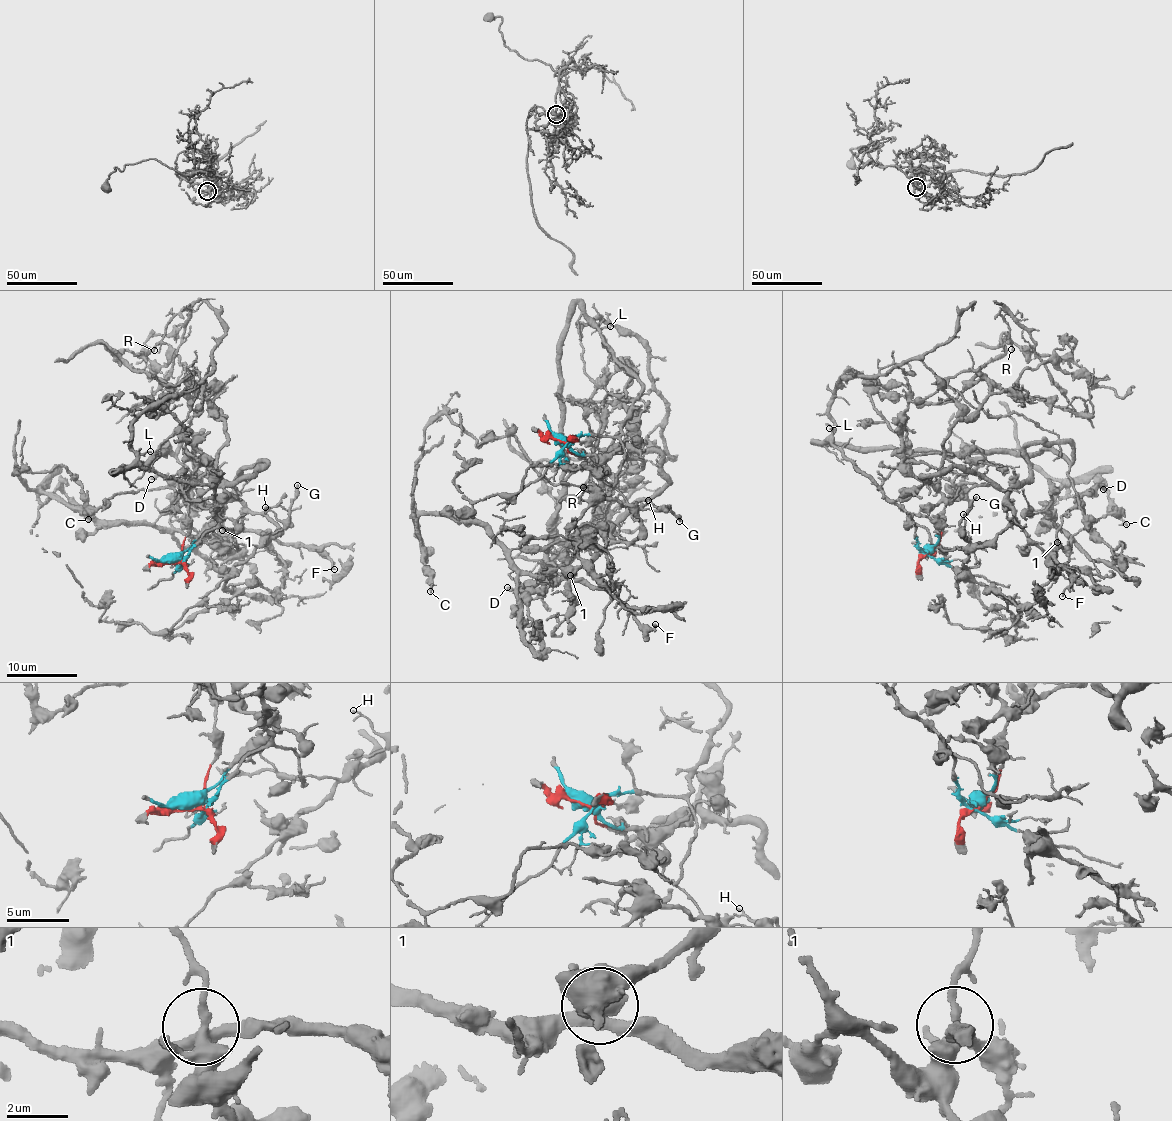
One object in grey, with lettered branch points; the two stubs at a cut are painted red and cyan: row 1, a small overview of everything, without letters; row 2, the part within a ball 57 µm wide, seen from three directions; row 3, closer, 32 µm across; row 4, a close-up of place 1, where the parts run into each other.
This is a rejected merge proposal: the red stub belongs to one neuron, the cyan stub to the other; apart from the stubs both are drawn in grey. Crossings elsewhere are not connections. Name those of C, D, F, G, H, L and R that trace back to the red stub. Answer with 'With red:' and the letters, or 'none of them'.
With red: C, F

